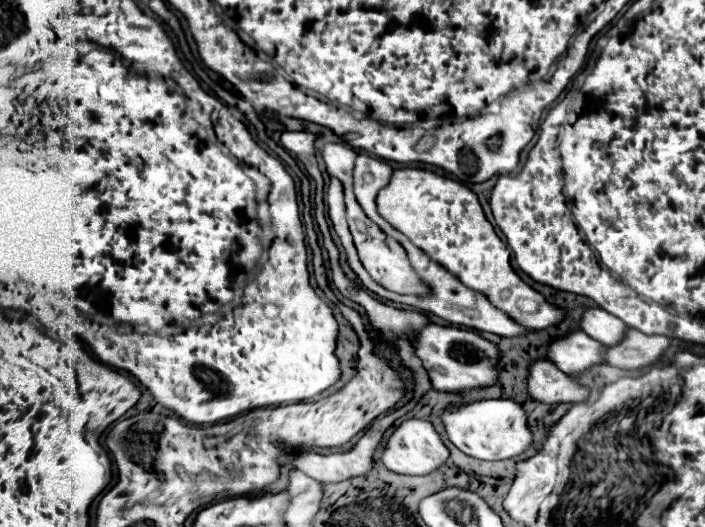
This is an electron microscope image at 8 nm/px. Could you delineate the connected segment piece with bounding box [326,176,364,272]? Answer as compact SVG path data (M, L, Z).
M332 176L330 178L330 184L326 190L326 204L328 207L328 216L332 220L332 226L336 230L336 234L340 236L340 242L348 254L348 264L354 272L364 270L362 268L362 262L358 260L358 252L354 248L354 242L352 242L352 236L350 236L350 228L346 224L346 204L344 204L344 192L342 192L342 182Z

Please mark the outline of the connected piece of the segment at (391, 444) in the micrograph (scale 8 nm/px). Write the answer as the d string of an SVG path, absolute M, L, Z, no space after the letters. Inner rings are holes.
M406 420L402 422L396 432L390 436L384 454L382 454L382 462L388 470L396 472L396 474L408 474L408 476L422 476L422 474L430 474L436 468L440 468L446 460L448 460L450 452L444 446L442 438L438 436L438 432L434 430L434 426L428 420Z

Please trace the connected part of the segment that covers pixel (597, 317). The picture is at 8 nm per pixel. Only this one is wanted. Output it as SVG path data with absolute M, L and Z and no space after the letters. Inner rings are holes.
M590 308L584 312L582 316L582 330L592 336L594 340L612 346L614 342L622 340L622 336L626 336L626 324L622 320L618 320L616 316L608 314L602 308Z

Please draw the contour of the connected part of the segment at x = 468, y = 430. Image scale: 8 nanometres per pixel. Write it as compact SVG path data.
M482 400L442 414L450 442L464 454L480 460L506 460L522 454L532 442L532 430L522 404L514 400Z

